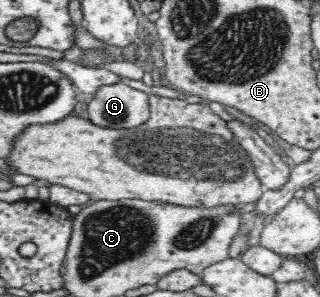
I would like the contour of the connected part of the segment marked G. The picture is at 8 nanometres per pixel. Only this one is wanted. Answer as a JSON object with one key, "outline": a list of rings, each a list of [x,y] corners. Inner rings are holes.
{"outline":[[[104,84],[88,103],[89,121],[116,130],[140,127],[148,118],[149,96],[126,84]]]}

